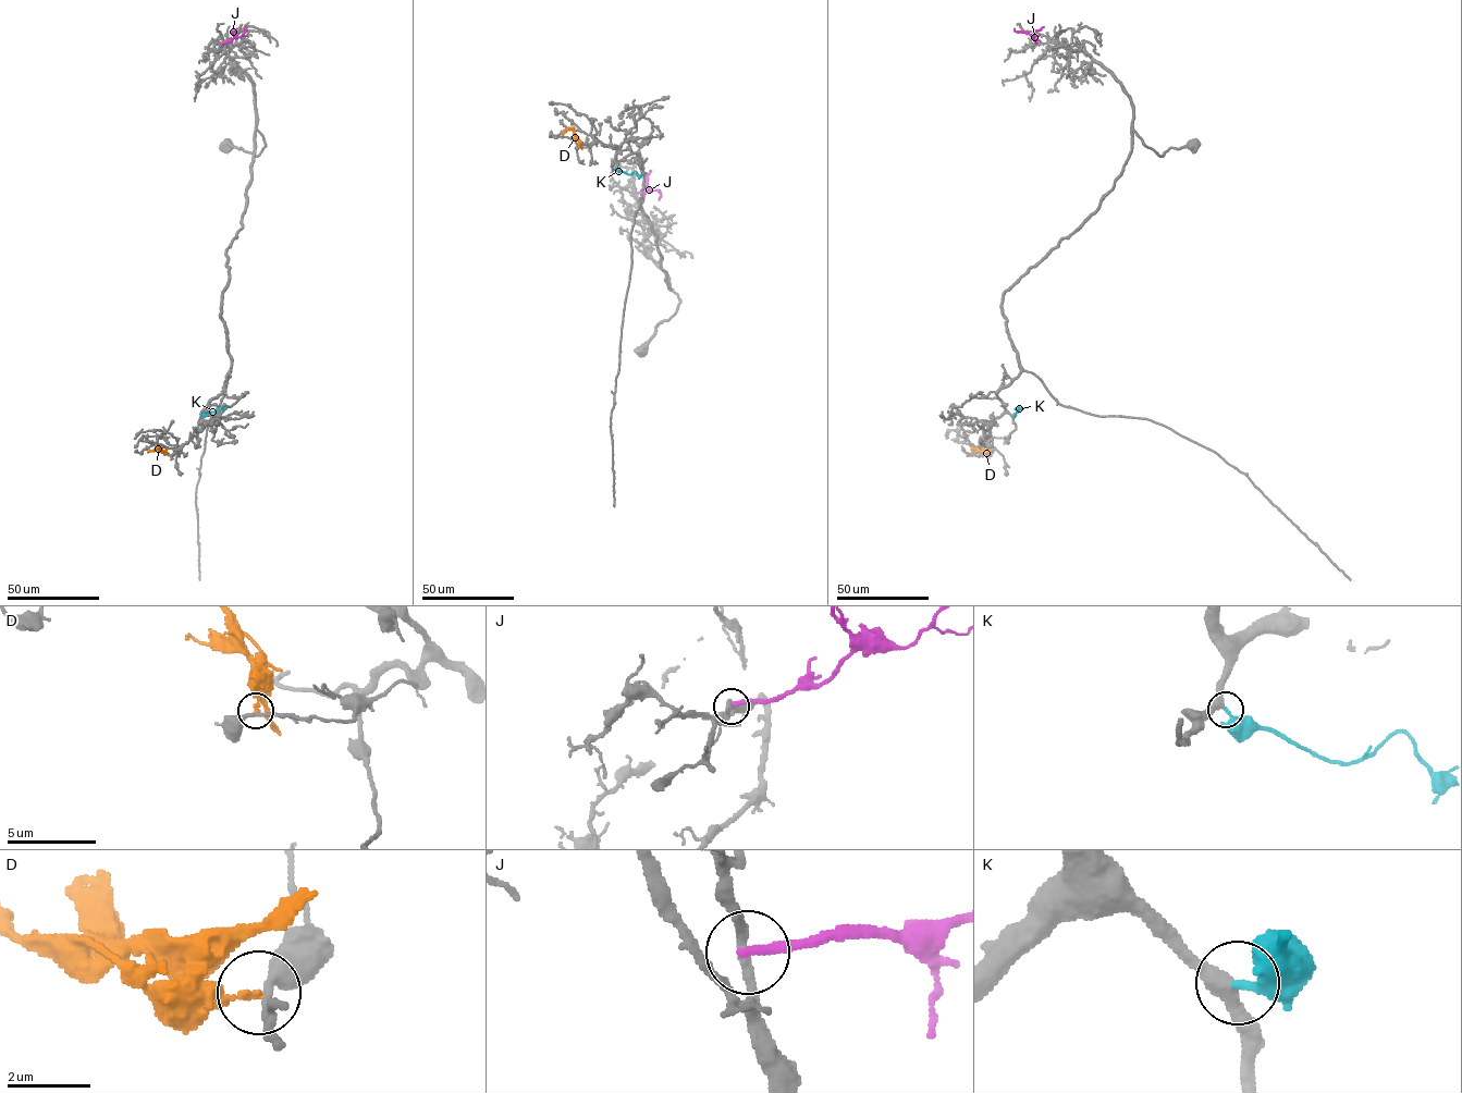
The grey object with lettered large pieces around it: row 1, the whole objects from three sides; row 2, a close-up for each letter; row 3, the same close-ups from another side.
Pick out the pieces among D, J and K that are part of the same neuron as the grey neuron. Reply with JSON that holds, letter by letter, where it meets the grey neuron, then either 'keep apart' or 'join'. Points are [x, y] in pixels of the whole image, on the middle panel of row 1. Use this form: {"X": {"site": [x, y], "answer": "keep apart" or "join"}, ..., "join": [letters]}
{"D": {"site": [579, 146], "answer": "keep apart"}, "J": {"site": [636, 193], "answer": "keep apart"}, "K": {"site": [617, 169], "answer": "join"}, "join": ["K"]}

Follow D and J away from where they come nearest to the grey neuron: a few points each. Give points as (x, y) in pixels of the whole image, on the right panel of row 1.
D: (990, 453), (972, 449), (979, 452)
J: (1036, 43), (1033, 32), (1044, 27)

